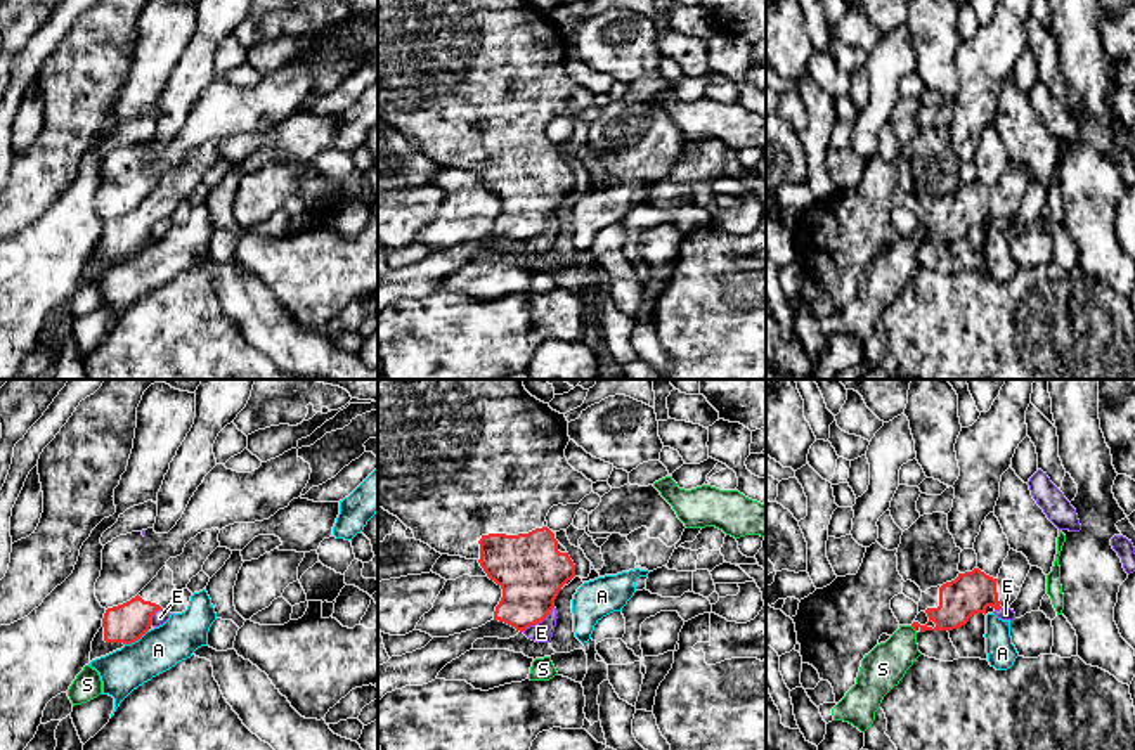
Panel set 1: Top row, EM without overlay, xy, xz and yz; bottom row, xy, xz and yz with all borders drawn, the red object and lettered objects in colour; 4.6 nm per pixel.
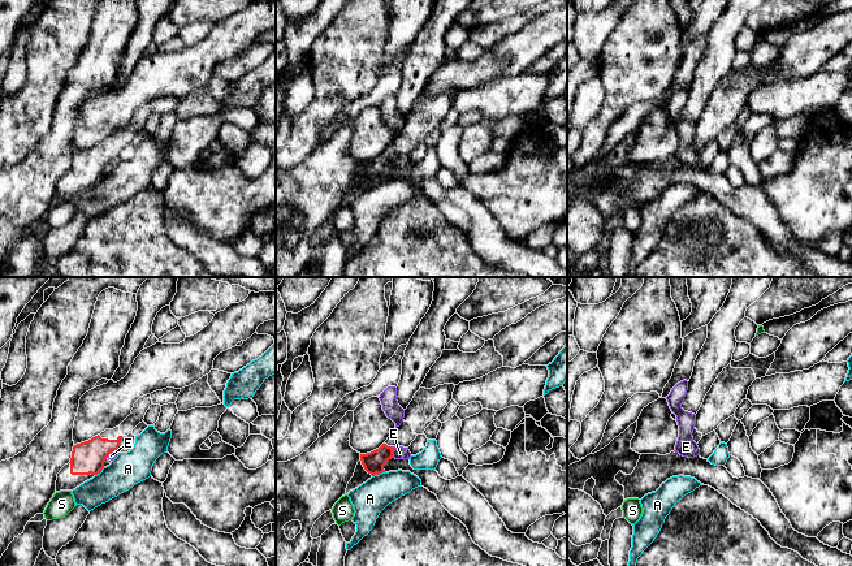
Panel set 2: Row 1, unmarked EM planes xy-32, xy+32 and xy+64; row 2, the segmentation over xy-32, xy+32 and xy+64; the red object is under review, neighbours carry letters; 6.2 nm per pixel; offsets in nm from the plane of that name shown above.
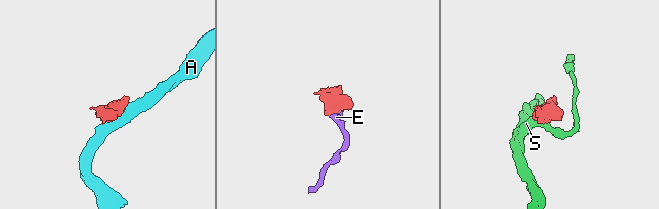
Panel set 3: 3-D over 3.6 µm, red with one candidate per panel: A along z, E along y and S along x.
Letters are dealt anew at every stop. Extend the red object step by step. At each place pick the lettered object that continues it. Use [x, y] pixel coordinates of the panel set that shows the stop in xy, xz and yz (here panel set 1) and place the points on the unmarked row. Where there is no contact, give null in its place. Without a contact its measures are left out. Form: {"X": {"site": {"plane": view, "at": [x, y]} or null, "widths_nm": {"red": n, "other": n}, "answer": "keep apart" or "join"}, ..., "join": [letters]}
{"A": {"site": {"plane": "xy", "at": [136, 252]}, "widths_nm": {"red": 180, "other": 200}, "answer": "keep apart"}, "E": {"site": {"plane": "xz", "at": [538, 234]}, "widths_nm": {"red": 320, "other": 100}, "answer": "keep apart"}, "S": {"site": {"plane": "yz", "at": [914, 239]}, "widths_nm": {"red": 190, "other": 200}, "answer": "keep apart"}, "join": []}

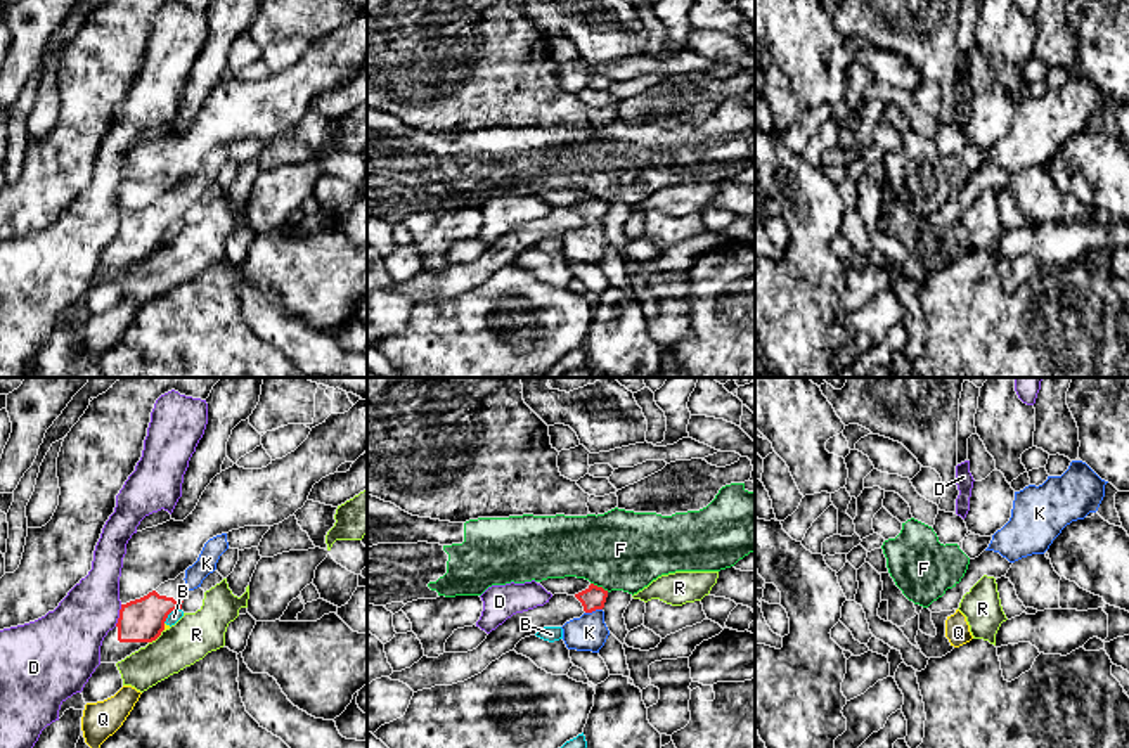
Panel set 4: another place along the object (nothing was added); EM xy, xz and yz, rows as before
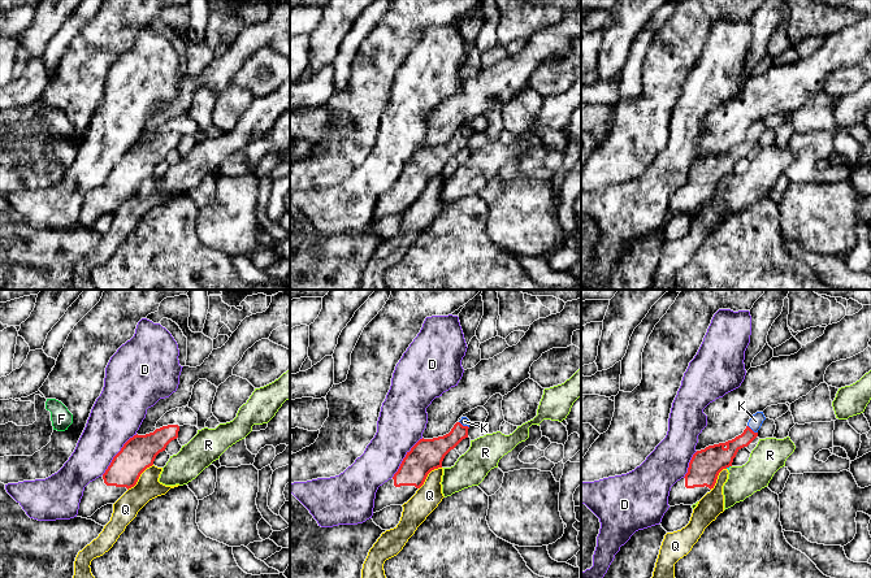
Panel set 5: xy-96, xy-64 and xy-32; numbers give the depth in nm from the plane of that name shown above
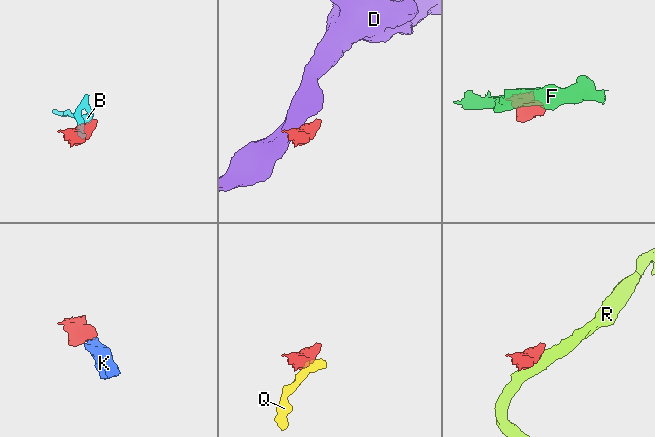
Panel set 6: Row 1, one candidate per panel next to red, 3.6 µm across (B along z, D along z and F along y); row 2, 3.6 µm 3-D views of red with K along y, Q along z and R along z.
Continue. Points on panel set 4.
{"B": {"site": {"plane": "xy", "at": [170, 224]}, "widths_nm": {"red": 200, "other": 60}, "answer": "keep apart"}, "D": {"site": {"plane": "xy", "at": [120, 227]}, "widths_nm": {"red": 200, "other": 280}, "answer": "keep apart"}, "F": {"site": {"plane": "xz", "at": [599, 199]}, "widths_nm": {"red": 110, "other": 380}, "answer": "keep apart"}, "K": {"site": {"plane": "xz", "at": [593, 222]}, "widths_nm": {"red": 110, "other": 170}, "answer": "join"}, "Q": {"site": {"plane": "xy", "at": [163, 239]}, "widths_nm": {"red": 200, "other": 20}, "answer": "keep apart"}, "R": {"site": {"plane": "xy", "at": [156, 250]}, "widths_nm": {"red": 200, "other": 200}, "answer": "keep apart"}, "join": ["K"]}

